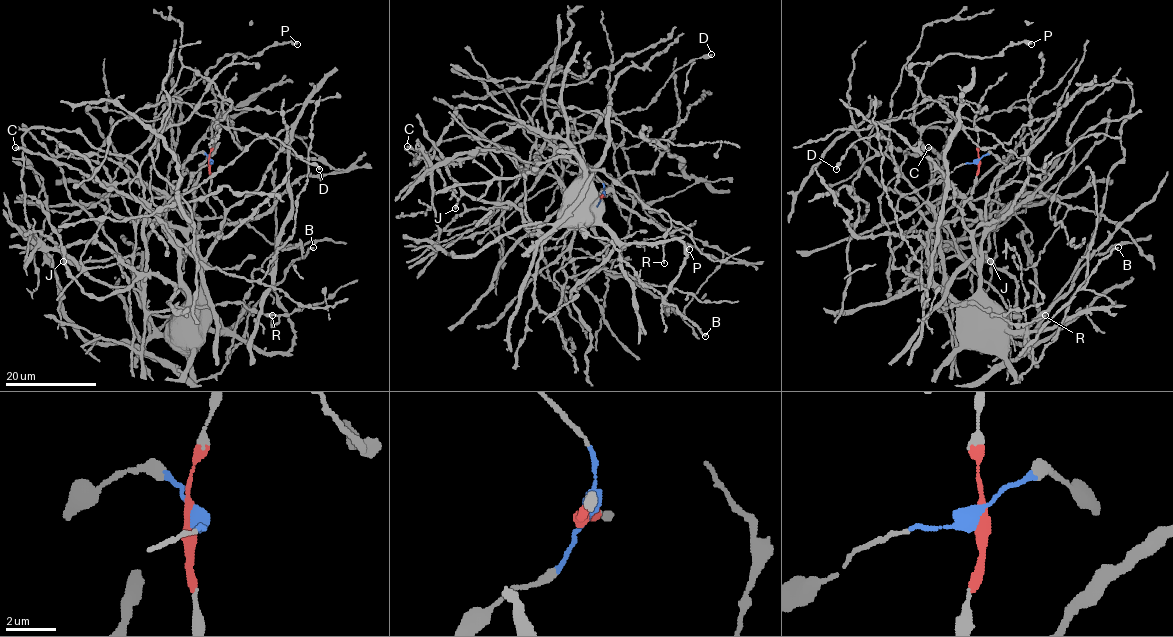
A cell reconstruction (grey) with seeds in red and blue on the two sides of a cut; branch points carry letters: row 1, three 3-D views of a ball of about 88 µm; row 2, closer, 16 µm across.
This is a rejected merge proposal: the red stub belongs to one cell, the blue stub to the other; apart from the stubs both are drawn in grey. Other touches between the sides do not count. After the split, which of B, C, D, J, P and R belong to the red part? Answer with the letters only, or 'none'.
B, C, J

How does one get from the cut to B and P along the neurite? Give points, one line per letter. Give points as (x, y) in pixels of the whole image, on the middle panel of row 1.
B: (602, 196), (616, 180), (595, 198), (595, 210), (624, 245), (620, 256), (640, 282), (654, 288), (705, 336)
P: (602, 196), (573, 123), (554, 117), (542, 148), (578, 131), (615, 143), (641, 207), (689, 249)

